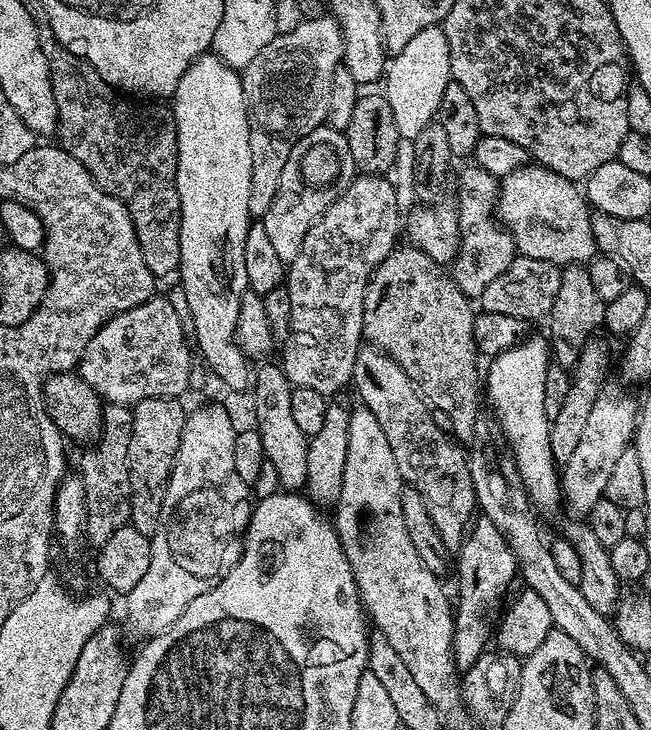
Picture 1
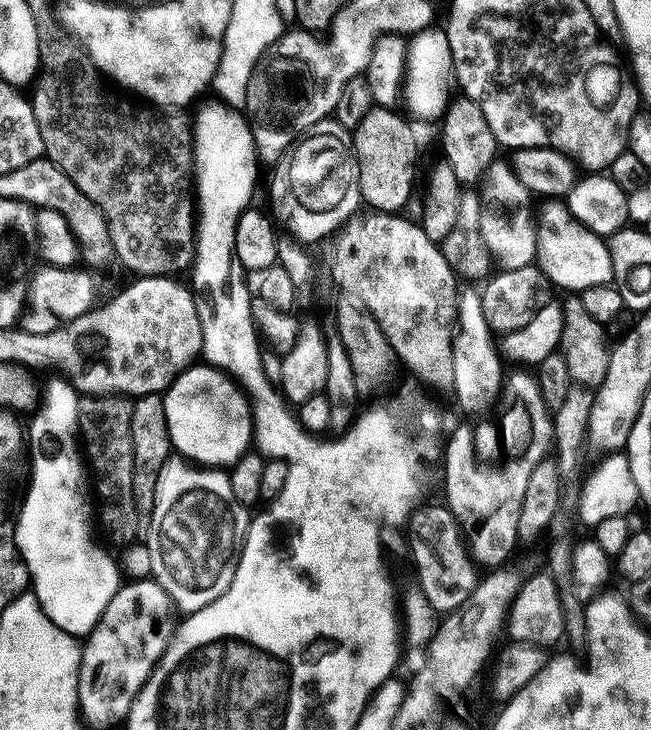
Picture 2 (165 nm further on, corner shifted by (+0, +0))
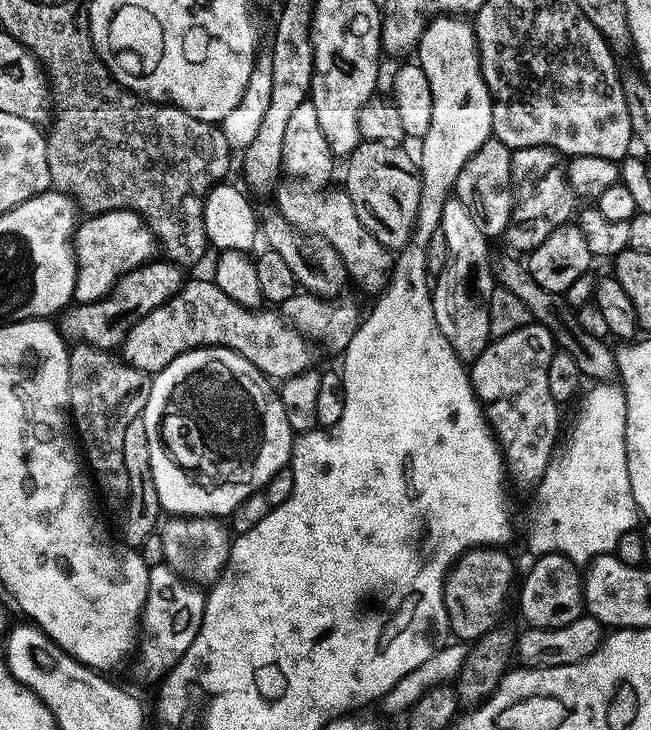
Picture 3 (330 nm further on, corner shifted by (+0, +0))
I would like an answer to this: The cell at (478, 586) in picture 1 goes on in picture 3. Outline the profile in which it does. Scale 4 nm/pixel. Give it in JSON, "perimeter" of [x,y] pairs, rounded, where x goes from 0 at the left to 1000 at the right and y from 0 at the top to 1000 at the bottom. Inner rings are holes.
{"perimeter":[[[819,441],[776,460],[760,462],[722,499],[722,519],[733,548],[756,548],[747,553],[747,575],[768,611],[779,651],[810,671],[834,655],[856,618],[862,560],[854,548],[845,545],[839,519],[839,501],[845,501],[845,490],[856,479],[845,452]]]}

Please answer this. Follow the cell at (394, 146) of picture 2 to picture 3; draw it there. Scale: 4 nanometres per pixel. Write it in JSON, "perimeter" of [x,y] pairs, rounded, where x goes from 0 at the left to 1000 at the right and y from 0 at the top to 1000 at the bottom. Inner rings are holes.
{"perimeter":[[[555,190],[547,204],[531,216],[535,237],[528,241],[527,256],[535,270],[547,278],[548,286],[567,290],[596,318],[582,319],[591,340],[613,342],[634,327],[645,270],[645,237],[641,221],[614,203],[613,196]]]}

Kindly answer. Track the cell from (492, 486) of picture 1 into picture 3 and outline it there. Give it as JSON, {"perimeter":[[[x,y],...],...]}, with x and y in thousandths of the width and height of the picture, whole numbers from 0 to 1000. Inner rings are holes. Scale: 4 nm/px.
{"perimeter":[[[690,271],[679,288],[674,322],[685,326],[685,364],[673,375],[671,388],[664,396],[664,418],[673,440],[673,449],[691,468],[693,477],[708,495],[722,499],[753,470],[750,410],[756,407],[759,379],[756,356],[750,351],[751,325],[734,315],[722,288],[710,277]]]}

